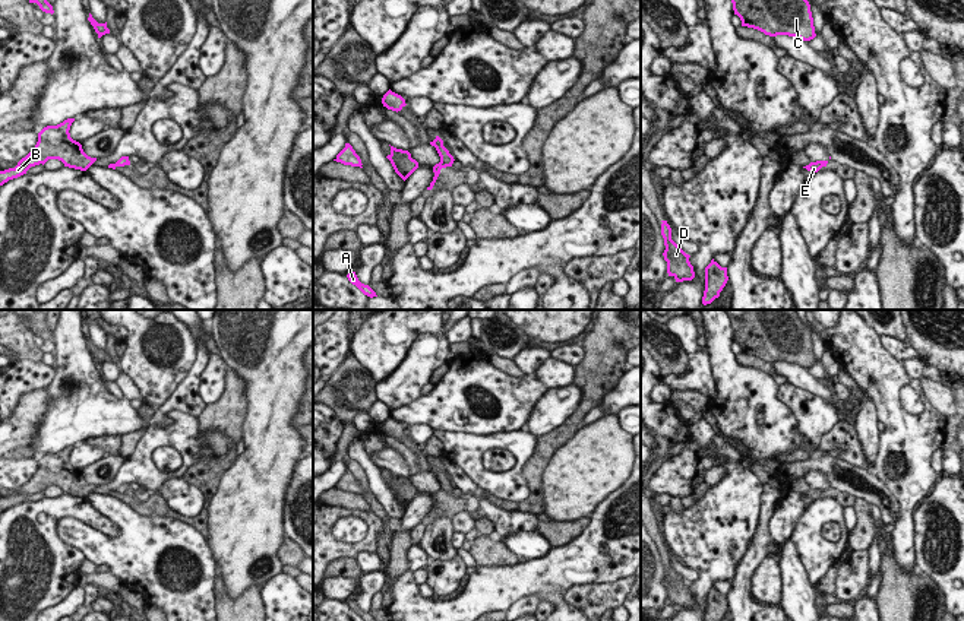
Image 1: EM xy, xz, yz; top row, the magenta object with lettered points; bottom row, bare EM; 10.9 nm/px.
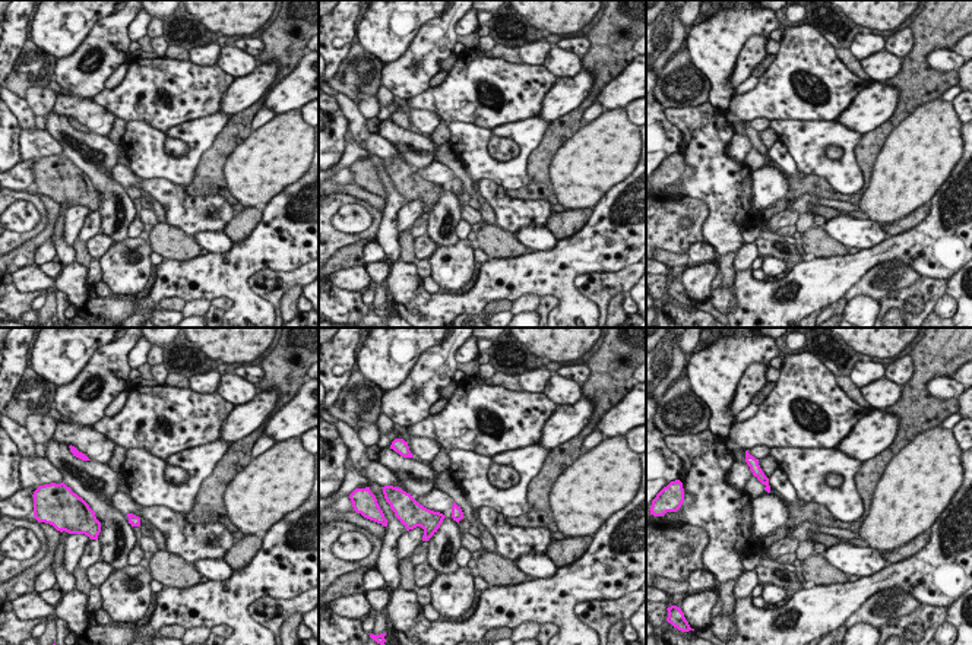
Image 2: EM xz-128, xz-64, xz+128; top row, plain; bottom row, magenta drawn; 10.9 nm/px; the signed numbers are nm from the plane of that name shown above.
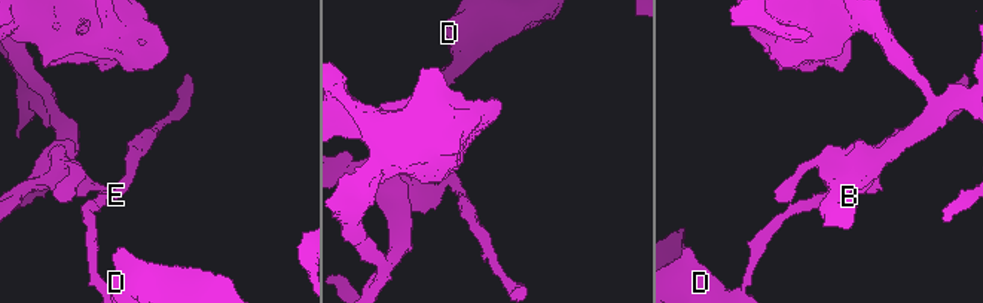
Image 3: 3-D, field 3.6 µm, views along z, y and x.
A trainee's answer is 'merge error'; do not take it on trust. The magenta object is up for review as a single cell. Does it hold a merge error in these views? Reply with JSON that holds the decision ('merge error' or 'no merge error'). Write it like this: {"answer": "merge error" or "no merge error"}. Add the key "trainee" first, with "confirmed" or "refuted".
{"trainee": "confirmed", "answer": "merge error"}

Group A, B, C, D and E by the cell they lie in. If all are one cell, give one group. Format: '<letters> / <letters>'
A B C / D E

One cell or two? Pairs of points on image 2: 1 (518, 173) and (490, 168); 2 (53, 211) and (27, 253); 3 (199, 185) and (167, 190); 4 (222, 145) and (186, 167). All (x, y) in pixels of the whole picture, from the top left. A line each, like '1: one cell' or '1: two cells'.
1: one cell
2: one cell
3: two cells
4: two cells

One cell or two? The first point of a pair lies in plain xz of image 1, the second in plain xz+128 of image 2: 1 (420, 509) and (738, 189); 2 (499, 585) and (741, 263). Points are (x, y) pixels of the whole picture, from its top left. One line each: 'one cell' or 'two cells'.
1: two cells
2: two cells

